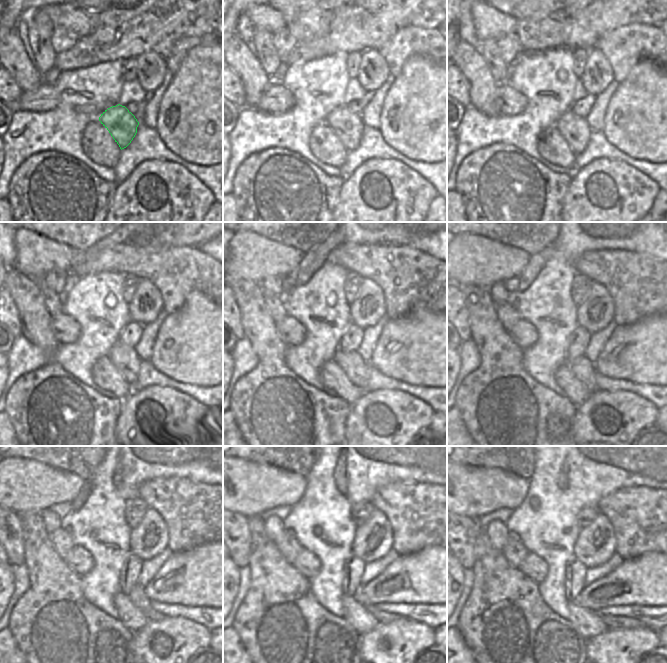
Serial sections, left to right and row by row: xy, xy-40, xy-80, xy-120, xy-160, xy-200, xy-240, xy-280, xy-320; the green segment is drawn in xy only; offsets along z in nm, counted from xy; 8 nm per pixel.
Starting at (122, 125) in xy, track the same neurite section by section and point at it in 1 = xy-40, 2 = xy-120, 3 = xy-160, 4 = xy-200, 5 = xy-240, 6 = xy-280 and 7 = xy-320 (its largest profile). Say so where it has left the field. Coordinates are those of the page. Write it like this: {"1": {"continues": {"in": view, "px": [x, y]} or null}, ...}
{"1": {"continues": {"in": "xy-40", "px": [348, 127]}}, "2": {"continues": {"in": "xy-120", "px": [125, 358]}}, "3": {"continues": {"in": "xy-160", "px": [357, 370]}}, "4": {"continues": {"in": "xy-200", "px": [584, 370]}}, "5": {"continues": {"in": "xy-240", "px": [137, 595]}}, "6": {"continues": {"in": "xy-280", "px": [382, 617]}}, "7": {"continues": {"in": "xy-320", "px": [612, 622]}}}

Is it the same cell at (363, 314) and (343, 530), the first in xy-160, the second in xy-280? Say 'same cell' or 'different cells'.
different cells

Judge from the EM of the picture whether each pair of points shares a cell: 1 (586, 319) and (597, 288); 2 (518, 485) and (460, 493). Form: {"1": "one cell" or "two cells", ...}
{"1": "one cell", "2": "one cell"}

